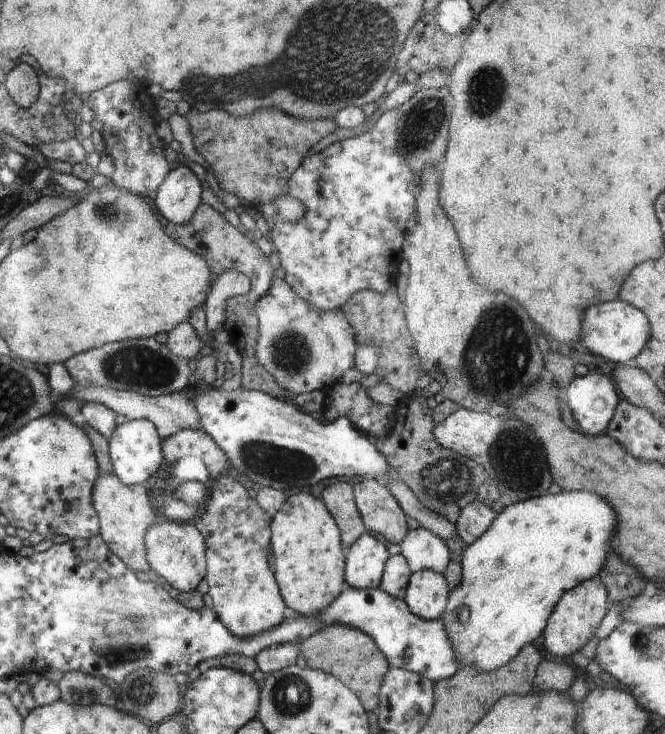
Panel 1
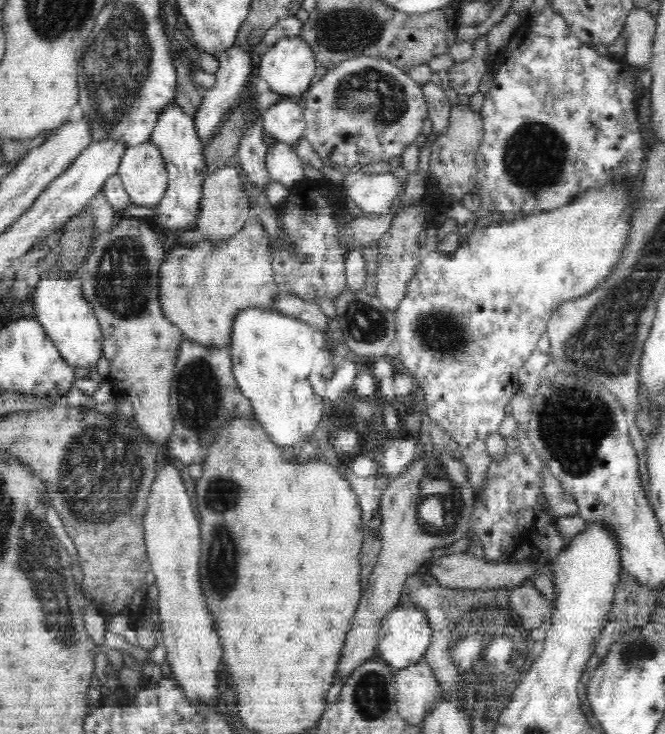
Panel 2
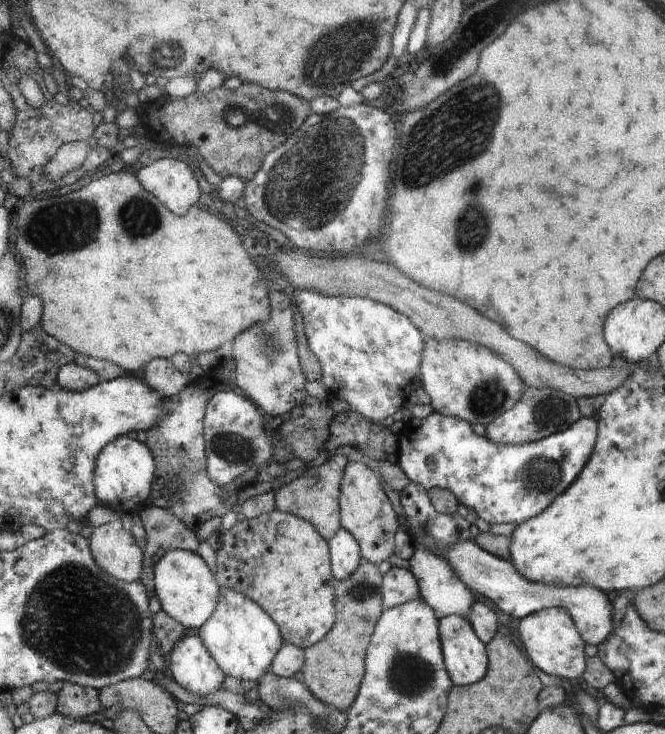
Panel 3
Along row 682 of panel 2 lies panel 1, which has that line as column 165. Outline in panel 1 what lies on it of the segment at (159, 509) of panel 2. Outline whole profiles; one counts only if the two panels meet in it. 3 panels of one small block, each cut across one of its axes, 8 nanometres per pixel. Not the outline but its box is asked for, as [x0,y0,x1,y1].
[155,166,202,224]

